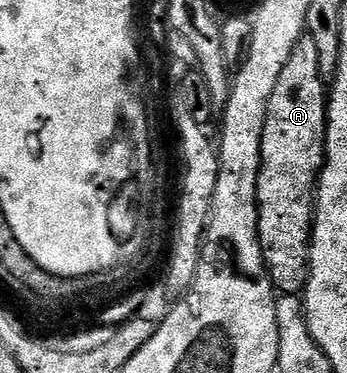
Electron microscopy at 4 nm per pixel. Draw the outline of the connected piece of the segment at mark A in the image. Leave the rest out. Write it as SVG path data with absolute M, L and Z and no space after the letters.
M305 35L301 37L298 47L294 47L294 55L290 55L290 63L286 63L286 68L282 70L282 75L278 75L278 84L274 86L274 95L270 95L270 107L266 111L266 127L262 135L262 159L260 160L258 191L256 192L256 206L260 212L258 215L258 235L260 236L264 265L268 269L268 278L272 280L273 290L280 295L303 294L304 288L308 285L308 256L312 246L312 218L314 216L316 190L320 180L320 173L324 170L324 143L328 135L328 98L326 78L320 74L318 51L314 44L314 39L310 39Z

